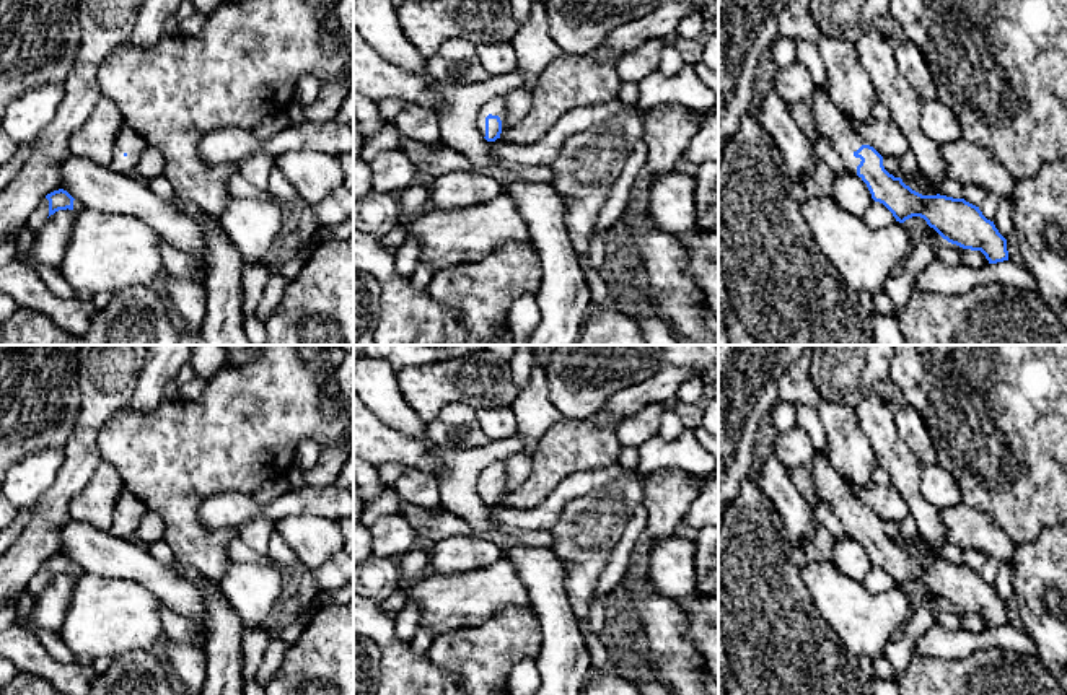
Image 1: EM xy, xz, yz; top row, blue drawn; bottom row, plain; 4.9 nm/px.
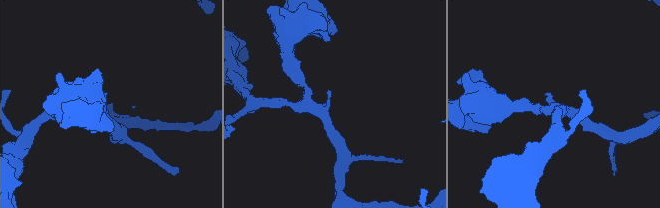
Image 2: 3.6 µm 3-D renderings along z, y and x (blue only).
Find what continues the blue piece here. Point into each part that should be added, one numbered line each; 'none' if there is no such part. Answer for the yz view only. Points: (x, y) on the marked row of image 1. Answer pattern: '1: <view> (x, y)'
1: yz (831, 122)

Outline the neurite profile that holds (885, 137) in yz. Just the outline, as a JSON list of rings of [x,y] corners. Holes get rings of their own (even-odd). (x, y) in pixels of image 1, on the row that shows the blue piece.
[[[868,119],[865,122],[852,122],[857,133],[873,146],[883,160],[899,160],[907,150],[909,142],[894,122],[880,122]]]

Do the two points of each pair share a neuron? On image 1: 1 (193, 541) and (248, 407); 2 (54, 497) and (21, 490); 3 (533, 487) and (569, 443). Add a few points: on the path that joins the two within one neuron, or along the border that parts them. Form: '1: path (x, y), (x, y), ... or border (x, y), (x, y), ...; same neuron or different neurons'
1: path (188, 508), (188, 471), (219, 440); same neuron
2: border (62, 463), (54, 482), (35, 505); different neurons
3: path (544, 476), (559, 454); same neuron

